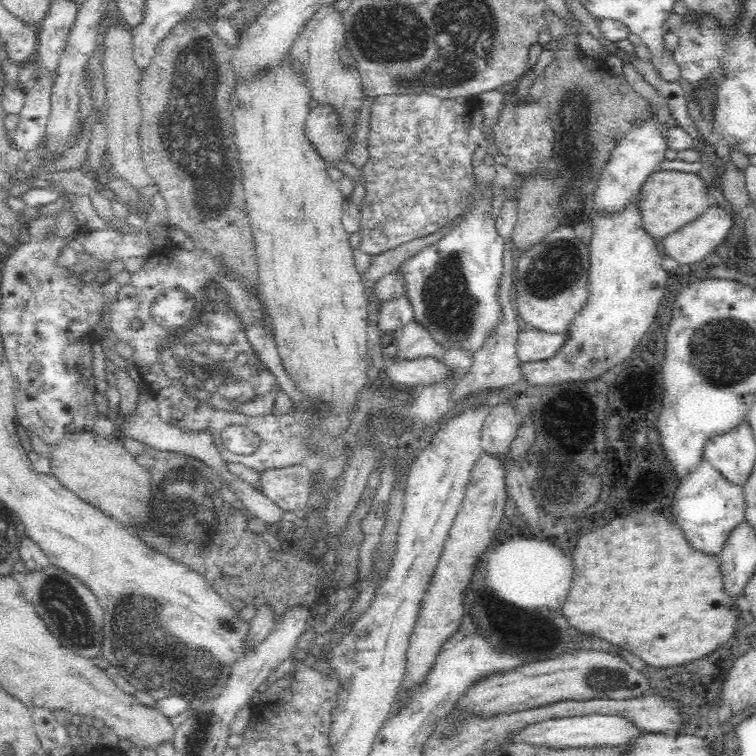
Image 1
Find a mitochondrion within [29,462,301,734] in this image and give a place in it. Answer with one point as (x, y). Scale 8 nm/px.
(135, 613)

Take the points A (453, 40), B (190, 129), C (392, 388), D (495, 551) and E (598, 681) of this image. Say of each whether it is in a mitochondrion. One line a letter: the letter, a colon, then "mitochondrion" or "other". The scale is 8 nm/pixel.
A: mitochondrion
B: mitochondrion
C: other
D: other
E: mitochondrion

